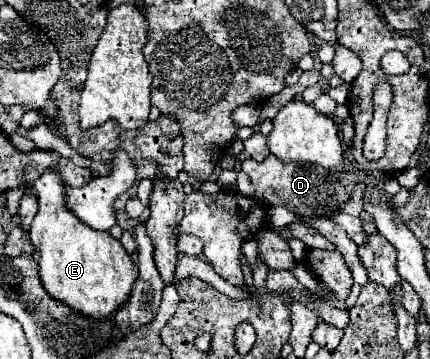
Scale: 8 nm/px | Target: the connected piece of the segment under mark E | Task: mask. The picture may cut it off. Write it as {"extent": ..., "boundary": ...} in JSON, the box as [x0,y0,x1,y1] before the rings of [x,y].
{"extent":[28,168,138,318],"boundary":[[[48,168],[38,180],[30,184],[38,198],[38,212],[28,230],[32,244],[38,250],[40,280],[50,296],[66,302],[76,312],[92,318],[112,316],[126,300],[132,284],[138,276],[138,268],[132,258],[108,232],[88,228],[82,220],[76,220],[64,204],[64,188],[68,188],[58,176],[56,168]]]}

